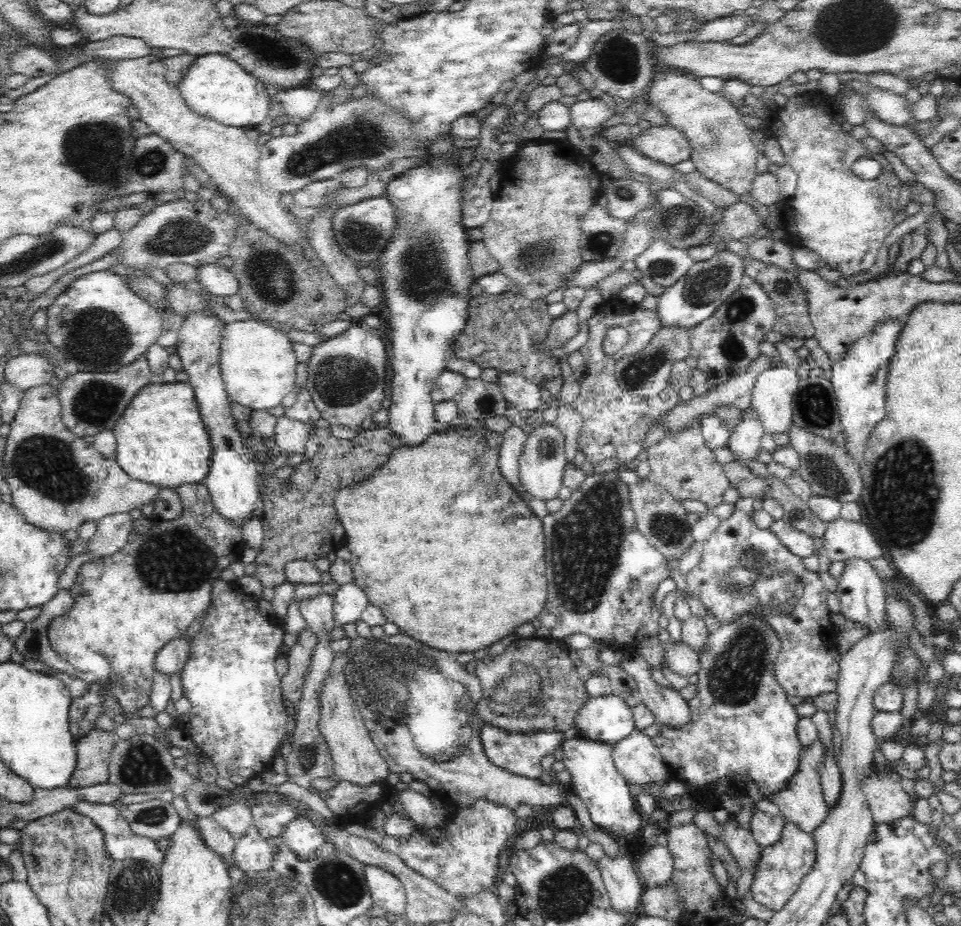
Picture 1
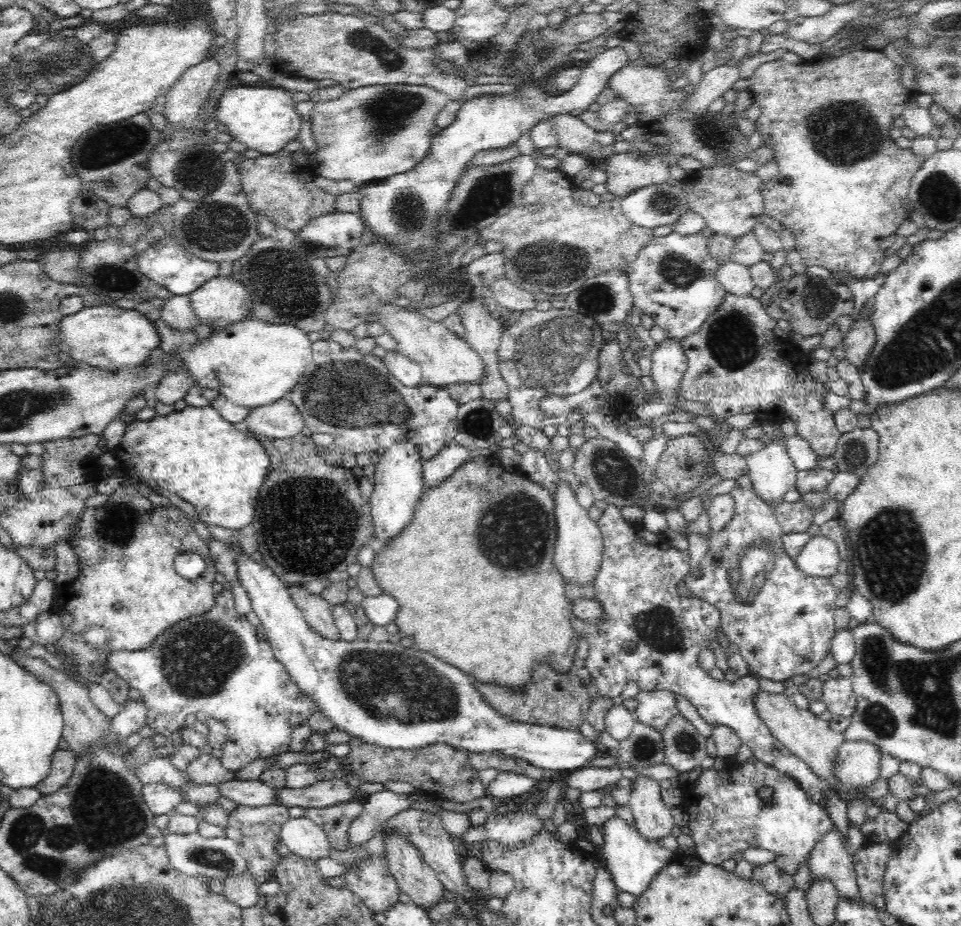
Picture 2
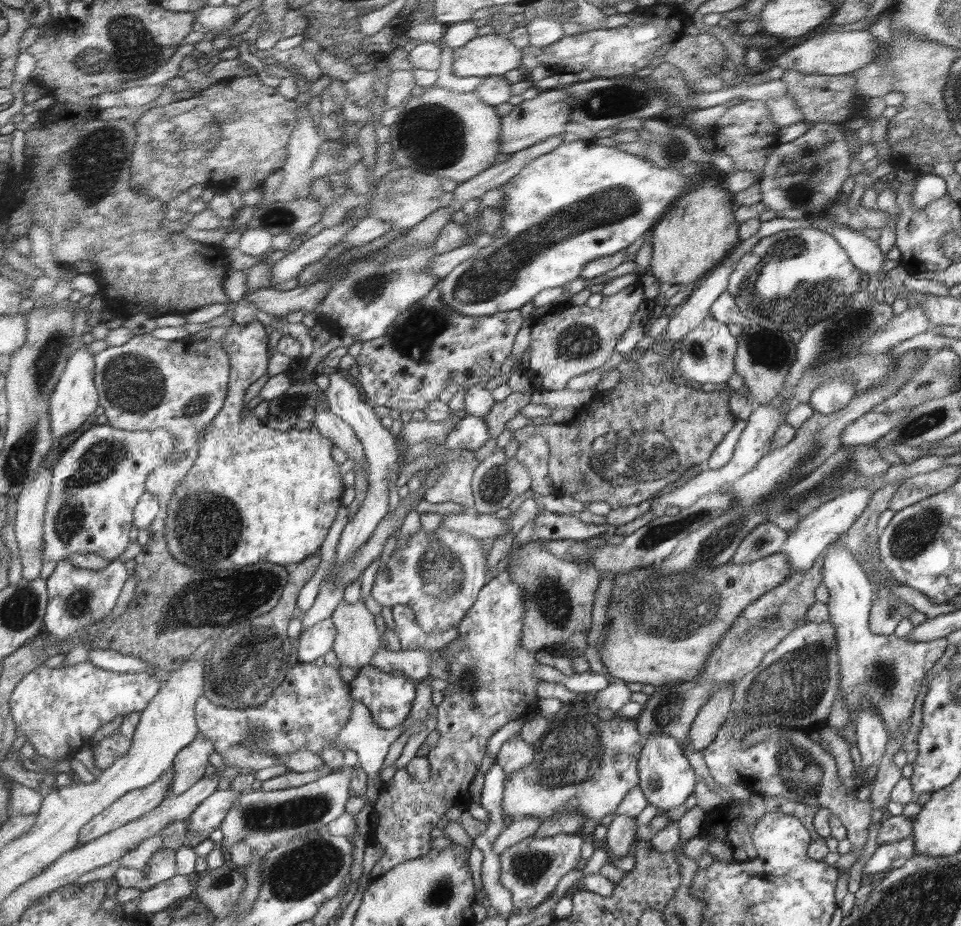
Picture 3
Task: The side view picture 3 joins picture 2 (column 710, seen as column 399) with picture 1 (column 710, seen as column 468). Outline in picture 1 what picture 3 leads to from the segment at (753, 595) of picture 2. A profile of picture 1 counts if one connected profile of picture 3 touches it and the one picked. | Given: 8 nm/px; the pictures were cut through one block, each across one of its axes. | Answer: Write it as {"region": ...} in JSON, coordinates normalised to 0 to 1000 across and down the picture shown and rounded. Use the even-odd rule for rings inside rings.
{"region":[[[771,538],[764,545],[764,555],[757,559],[755,562],[750,563],[747,567],[747,570],[744,570],[743,575],[739,577],[735,585],[733,585],[733,600],[729,600],[729,605],[726,608],[726,611],[722,616],[713,622],[714,625],[714,637],[717,638],[717,641],[726,641],[730,652],[733,652],[735,659],[738,663],[748,672],[748,674],[764,673],[768,667],[771,667],[774,663],[789,664],[793,666],[794,672],[797,672],[798,676],[801,676],[801,680],[805,681],[810,686],[811,691],[811,706],[805,715],[804,728],[805,732],[810,738],[816,743],[819,751],[827,752],[835,754],[850,754],[855,749],[862,747],[869,747],[871,745],[871,734],[872,734],[872,725],[873,725],[873,715],[875,712],[875,706],[872,704],[870,695],[871,683],[864,671],[864,659],[862,653],[860,653],[860,647],[863,644],[862,636],[857,634],[857,630],[853,625],[853,622],[849,617],[842,617],[837,612],[835,608],[835,602],[828,600],[825,596],[822,596],[821,592],[818,592],[818,589],[813,586],[813,583],[804,576],[801,575],[801,571],[793,572],[789,570],[787,566],[783,564],[781,555],[784,554],[783,544],[785,544],[785,538]]]}

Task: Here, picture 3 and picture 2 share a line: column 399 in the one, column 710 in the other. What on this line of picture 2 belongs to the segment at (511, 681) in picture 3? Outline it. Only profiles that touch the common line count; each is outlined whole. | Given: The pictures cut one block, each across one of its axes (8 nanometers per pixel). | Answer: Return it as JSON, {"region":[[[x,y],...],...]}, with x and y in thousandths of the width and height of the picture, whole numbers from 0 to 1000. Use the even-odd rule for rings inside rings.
{"region":[[[785,814],[775,827],[770,825],[759,826],[752,834],[743,835],[741,830],[730,833],[722,844],[720,855],[711,859],[709,869],[716,875],[719,905],[723,908],[723,922],[735,933],[750,936],[751,931],[762,927],[766,920],[774,920],[778,916],[793,916],[807,922],[805,933],[811,940],[826,946],[830,942],[830,935],[841,930],[847,915],[849,915],[857,903],[868,896],[869,890],[864,880],[856,871],[844,864],[830,849],[830,846],[822,839],[812,837],[805,829],[794,825],[786,820]],[[795,849],[803,850],[803,864],[796,868],[792,865],[789,854]]]}

